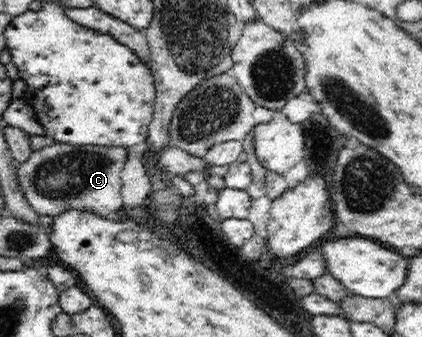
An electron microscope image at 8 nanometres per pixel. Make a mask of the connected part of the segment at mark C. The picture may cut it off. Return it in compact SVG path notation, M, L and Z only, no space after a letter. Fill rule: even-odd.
M52 143L41 150L33 151L31 157L23 164L17 164L16 172L19 187L23 189L27 202L39 215L59 216L67 210L86 210L98 214L101 218L107 218L111 212L117 212L124 207L122 195L119 190L122 187L121 170L129 160L128 150L125 148L109 148L109 146L71 146L69 144Z

